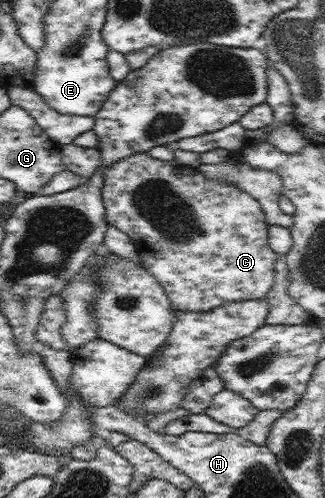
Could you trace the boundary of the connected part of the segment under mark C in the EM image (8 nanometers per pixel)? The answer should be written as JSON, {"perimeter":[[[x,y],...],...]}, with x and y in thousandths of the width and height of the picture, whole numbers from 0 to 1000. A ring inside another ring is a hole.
{"perimeter":[[[471,305],[412,307],[326,339],[314,371],[314,402],[326,420],[326,442],[400,476],[400,484],[415,492],[437,520],[440,538],[465,548],[465,554],[477,556],[477,562],[502,576],[535,624],[625,627],[711,606],[812,600],[828,590],[831,580],[840,578],[846,570],[843,534],[855,524],[868,524],[871,512],[849,510],[834,500],[825,480],[831,452],[818,446],[797,404],[772,396],[772,390],[708,367],[708,363],[631,355],[609,339],[554,329],[535,319],[532,323],[495,323],[474,313]]]}

